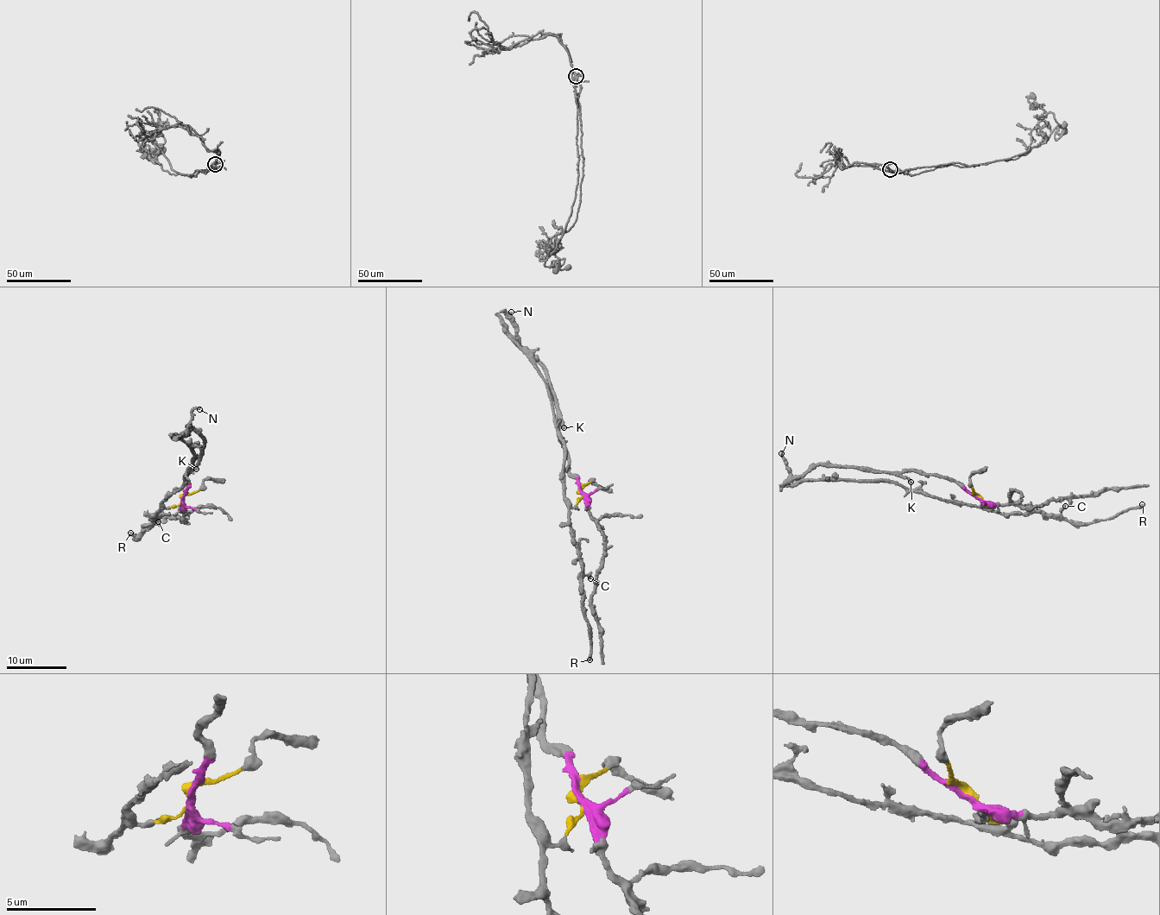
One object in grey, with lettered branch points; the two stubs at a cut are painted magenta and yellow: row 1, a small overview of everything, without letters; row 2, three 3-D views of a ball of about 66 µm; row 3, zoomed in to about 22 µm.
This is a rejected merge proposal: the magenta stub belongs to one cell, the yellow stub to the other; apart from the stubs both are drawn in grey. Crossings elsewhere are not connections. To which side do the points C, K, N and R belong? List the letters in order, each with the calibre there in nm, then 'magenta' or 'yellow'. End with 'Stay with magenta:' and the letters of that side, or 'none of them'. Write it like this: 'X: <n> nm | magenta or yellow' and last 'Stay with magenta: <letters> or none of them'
C: 280 nm | yellow
K: 280 nm | magenta
N: 200 nm | magenta
R: 320 nm | yellow
Stay with magenta: K, N

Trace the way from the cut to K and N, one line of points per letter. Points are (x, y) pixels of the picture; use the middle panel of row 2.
K: (582, 491), (578, 477), (570, 471), (570, 460), (559, 435), (560, 419), (564, 428)
N: (582, 491), (578, 477), (570, 471), (547, 370), (521, 346), (507, 313), (512, 312)

